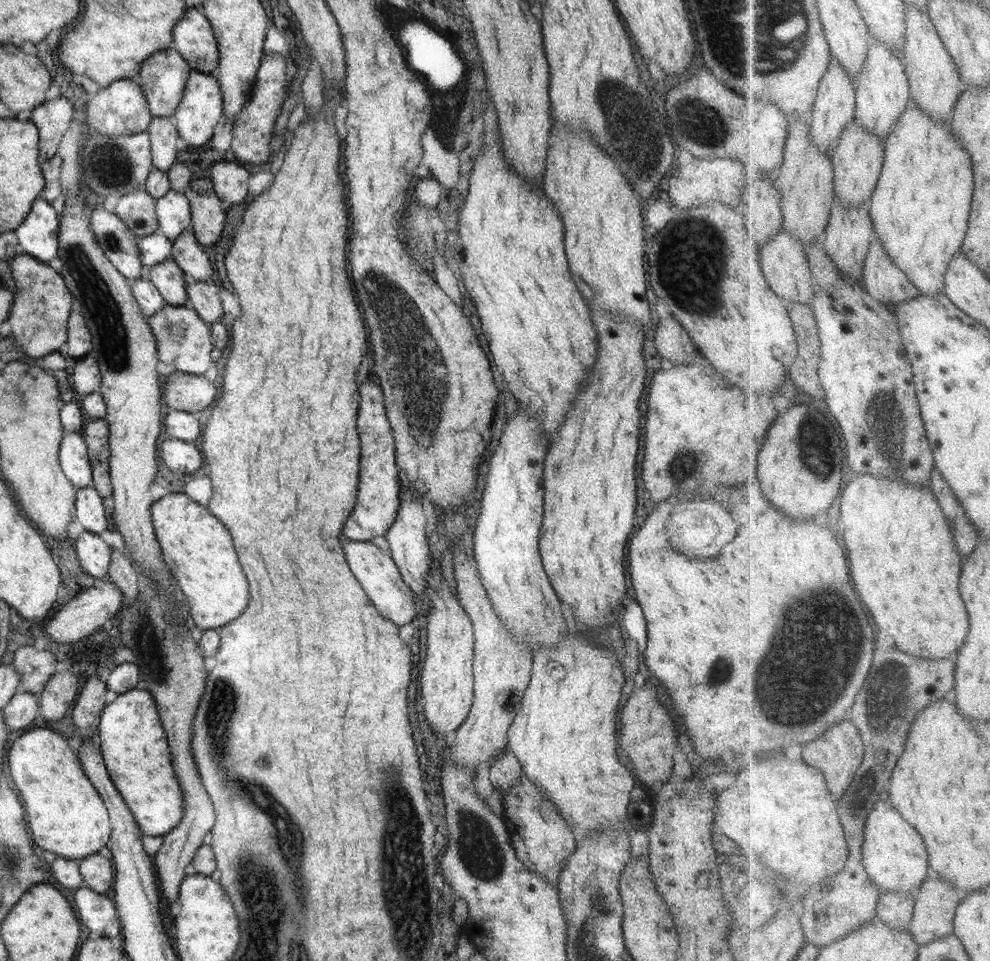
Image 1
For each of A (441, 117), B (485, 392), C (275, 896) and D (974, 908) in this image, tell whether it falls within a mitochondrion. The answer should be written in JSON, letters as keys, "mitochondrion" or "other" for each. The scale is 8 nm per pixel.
{"A":"other","B":"other","C":"mitochondrion","D":"other"}

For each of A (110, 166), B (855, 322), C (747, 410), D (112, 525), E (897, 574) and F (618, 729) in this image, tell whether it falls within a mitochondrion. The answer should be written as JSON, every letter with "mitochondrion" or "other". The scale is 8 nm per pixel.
{"A":"mitochondrion","B":"other","C":"other","D":"other","E":"other","F":"other"}

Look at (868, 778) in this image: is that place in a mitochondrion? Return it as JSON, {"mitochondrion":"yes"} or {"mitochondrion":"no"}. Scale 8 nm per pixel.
{"mitochondrion":"no"}

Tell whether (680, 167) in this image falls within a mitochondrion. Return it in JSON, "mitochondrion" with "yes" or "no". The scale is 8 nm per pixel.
{"mitochondrion":"no"}

